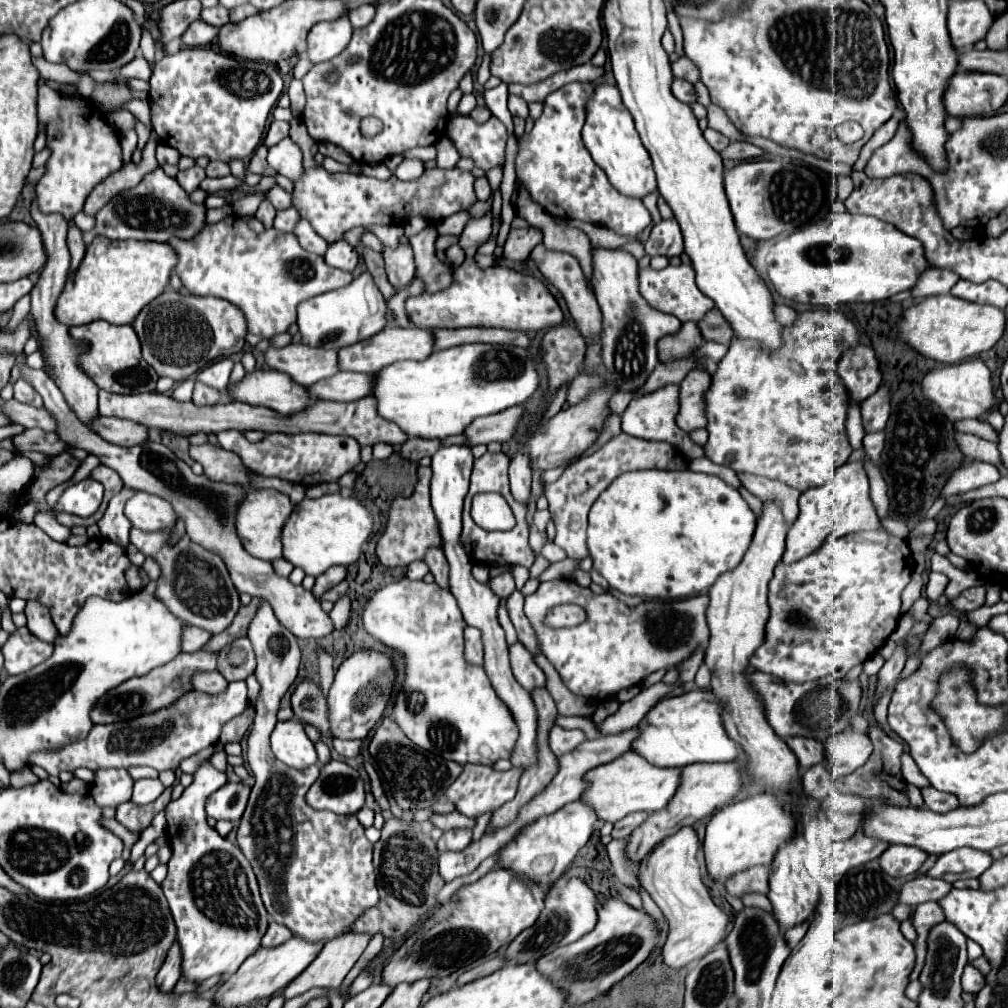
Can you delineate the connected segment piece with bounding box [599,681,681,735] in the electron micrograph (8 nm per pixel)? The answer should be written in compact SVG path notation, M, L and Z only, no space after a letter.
M655 683L647 689L643 689L637 697L633 697L631 701L627 703L621 703L619 711L611 717L607 717L601 725L599 725L599 731L605 735L605 733L619 733L619 731L627 731L627 729L633 729L643 717L645 713L661 699L665 697L667 693L671 693L675 687L679 687L681 683L673 683L673 685L667 685L667 683Z

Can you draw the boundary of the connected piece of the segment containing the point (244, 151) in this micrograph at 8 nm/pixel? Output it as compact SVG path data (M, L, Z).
M181 49L155 63L151 75L151 115L159 139L187 157L247 161L263 139L269 111L275 107L283 79L273 63L247 61L217 49Z

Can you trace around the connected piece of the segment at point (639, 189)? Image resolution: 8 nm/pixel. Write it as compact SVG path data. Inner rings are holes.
M597 85L593 97L587 103L587 121L583 127L583 141L593 161L607 173L611 185L627 197L643 199L657 189L651 157L643 147L639 133L633 125L631 113L625 109L619 89L615 85Z

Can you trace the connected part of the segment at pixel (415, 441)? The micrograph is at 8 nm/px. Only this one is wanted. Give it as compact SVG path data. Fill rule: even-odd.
M411 437L405 441L405 445L401 445L399 455L407 461L421 461L425 455L433 455L439 449L439 441L437 439L419 439L419 437Z

